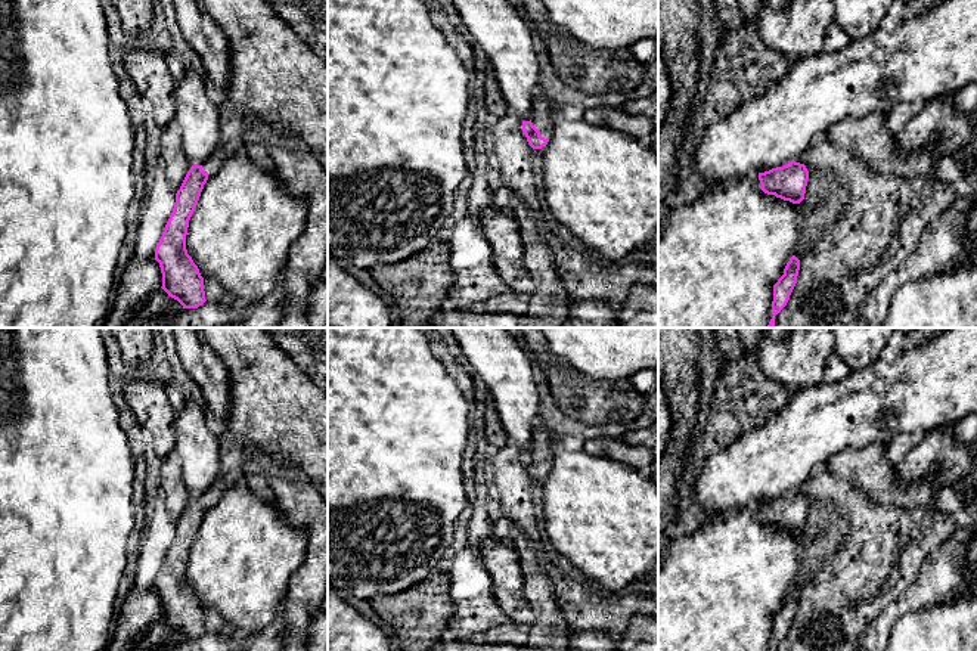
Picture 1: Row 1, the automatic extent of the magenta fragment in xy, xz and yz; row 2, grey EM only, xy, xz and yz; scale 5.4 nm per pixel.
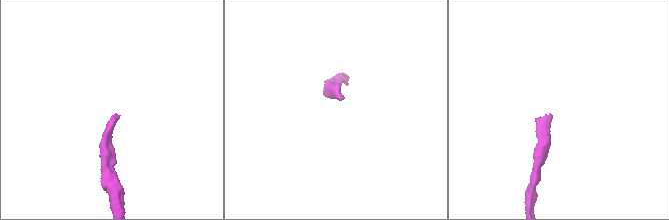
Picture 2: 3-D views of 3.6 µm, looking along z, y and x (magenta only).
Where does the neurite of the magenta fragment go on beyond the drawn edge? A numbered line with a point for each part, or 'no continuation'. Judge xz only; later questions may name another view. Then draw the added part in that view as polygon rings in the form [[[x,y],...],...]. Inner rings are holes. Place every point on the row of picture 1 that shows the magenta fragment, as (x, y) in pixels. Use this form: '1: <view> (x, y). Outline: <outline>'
1: xz (540, 118). Outline: [[[534,97],[531,105],[531,123],[540,131],[545,139],[550,137],[552,120],[550,120],[550,102],[548,99]]]

